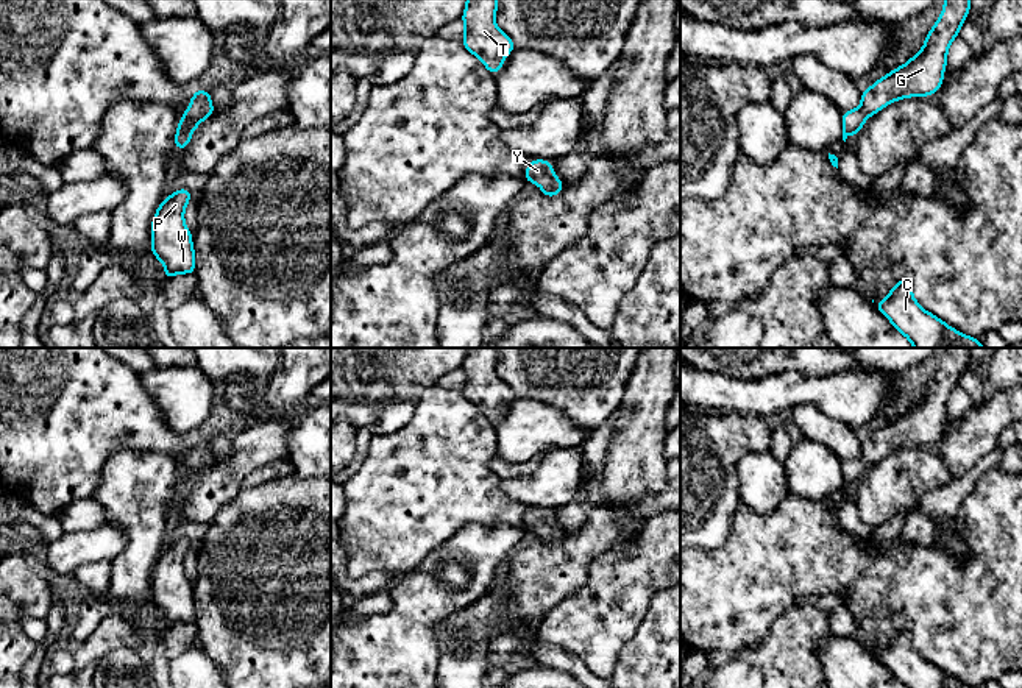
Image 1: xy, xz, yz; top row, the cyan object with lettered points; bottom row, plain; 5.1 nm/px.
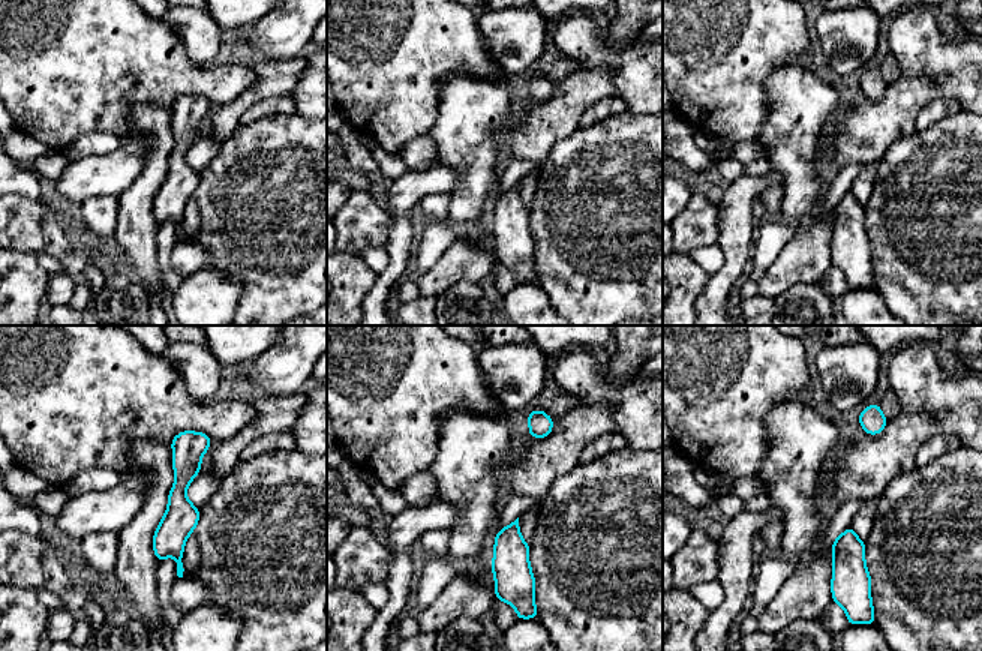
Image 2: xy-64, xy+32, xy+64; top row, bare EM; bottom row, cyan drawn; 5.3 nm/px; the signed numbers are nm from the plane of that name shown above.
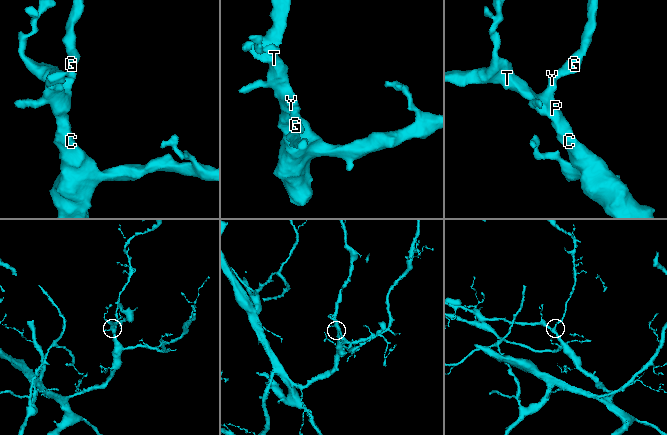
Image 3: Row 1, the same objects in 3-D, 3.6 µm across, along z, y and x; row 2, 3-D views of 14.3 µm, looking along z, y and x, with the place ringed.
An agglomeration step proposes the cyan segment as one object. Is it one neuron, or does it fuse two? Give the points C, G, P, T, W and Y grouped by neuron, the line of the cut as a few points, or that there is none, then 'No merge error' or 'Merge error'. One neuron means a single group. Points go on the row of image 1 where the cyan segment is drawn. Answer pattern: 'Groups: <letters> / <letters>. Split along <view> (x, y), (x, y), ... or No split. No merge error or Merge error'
Groups: C G P T W Y. No split. No merge error

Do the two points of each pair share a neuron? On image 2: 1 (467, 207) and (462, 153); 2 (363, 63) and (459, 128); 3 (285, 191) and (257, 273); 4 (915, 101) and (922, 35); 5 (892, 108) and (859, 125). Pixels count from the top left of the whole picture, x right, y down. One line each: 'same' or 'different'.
1: same
2: different
3: same
4: different
5: same

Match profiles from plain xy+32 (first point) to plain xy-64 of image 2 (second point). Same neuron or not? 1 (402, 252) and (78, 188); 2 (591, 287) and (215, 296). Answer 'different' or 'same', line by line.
1: same
2: different

